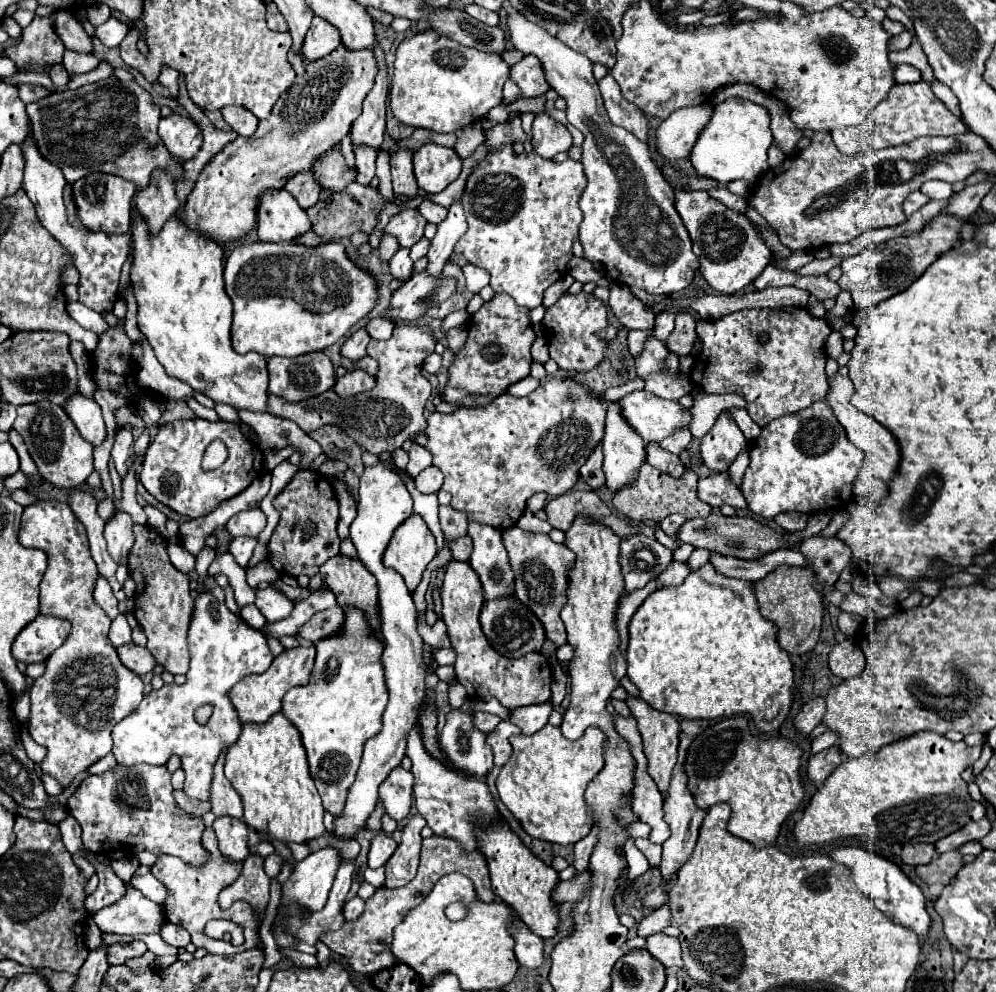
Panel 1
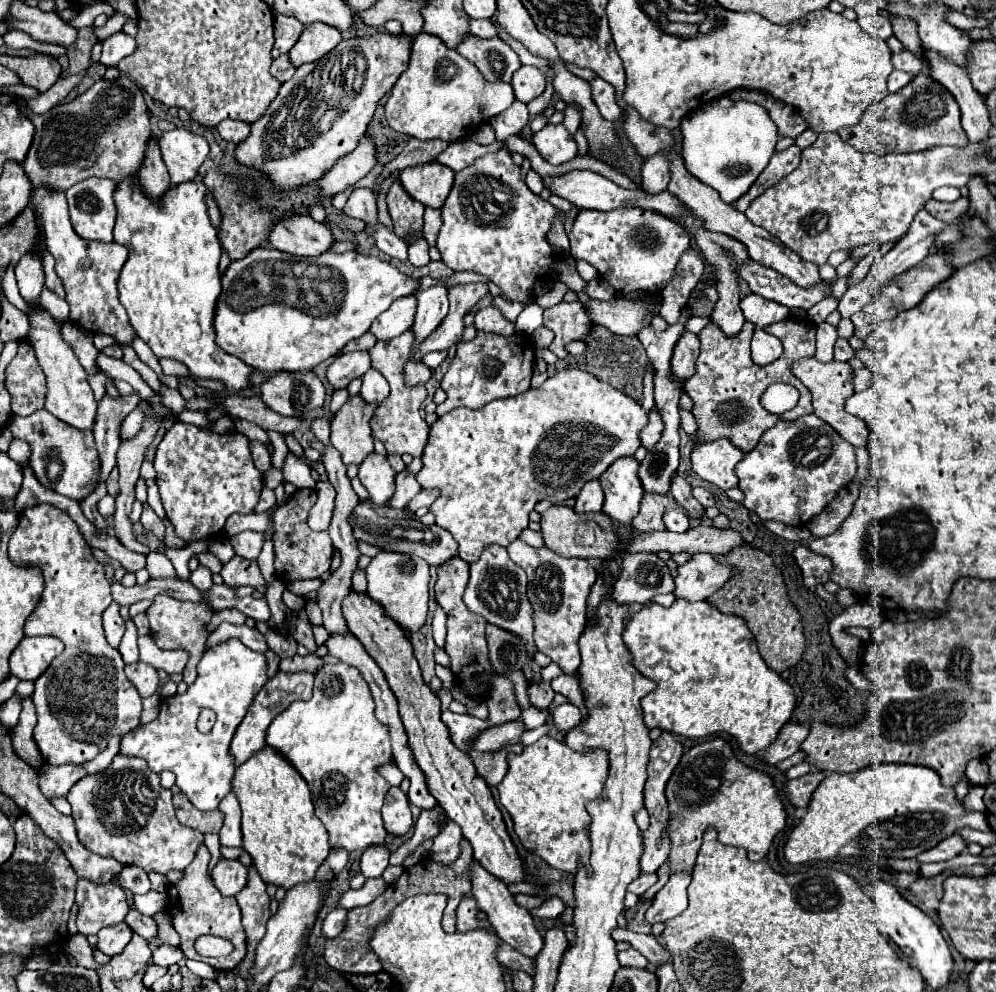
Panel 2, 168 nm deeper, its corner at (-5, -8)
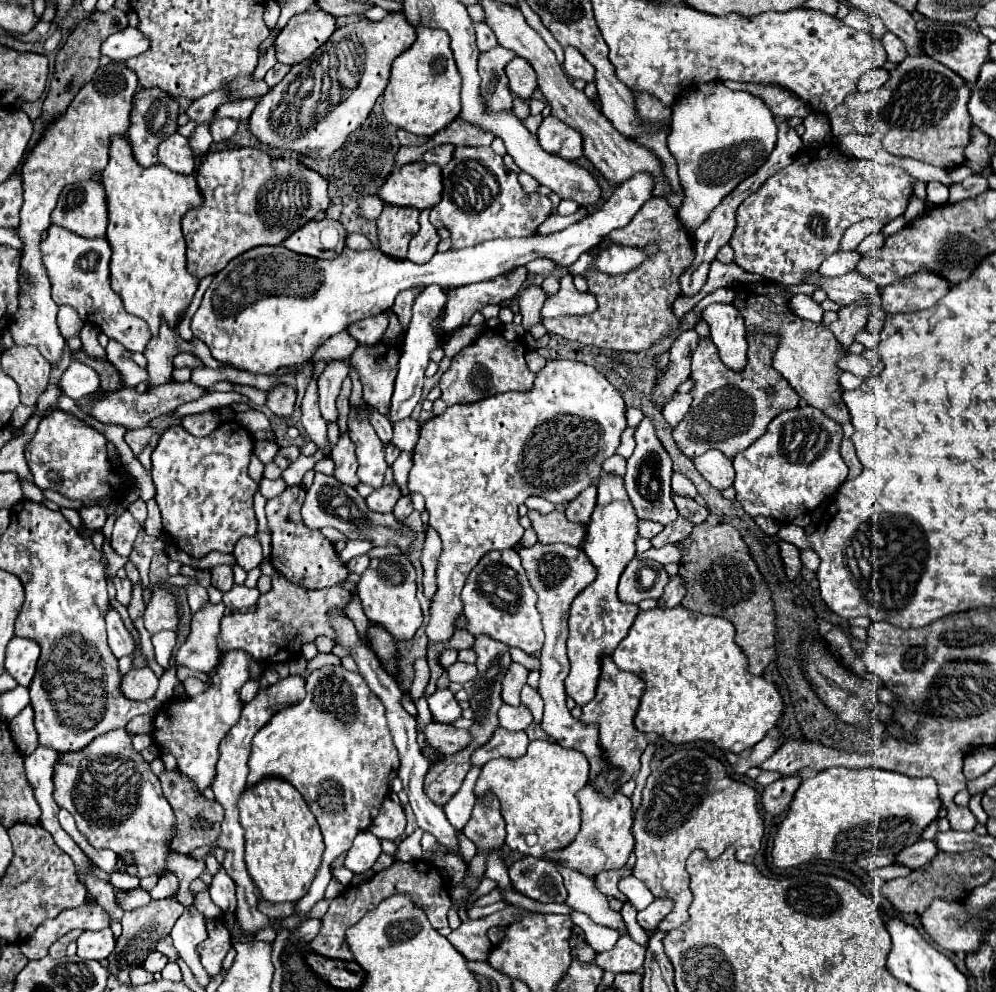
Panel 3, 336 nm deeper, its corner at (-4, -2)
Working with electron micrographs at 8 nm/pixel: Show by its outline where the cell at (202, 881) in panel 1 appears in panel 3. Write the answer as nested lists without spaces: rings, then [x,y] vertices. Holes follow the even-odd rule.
[[[213,917],[213,919],[205,919],[207,925],[207,933],[209,937],[197,945],[197,953],[201,957],[203,967],[207,969],[209,975],[217,975],[221,971],[221,963],[227,957],[231,945],[231,935],[225,927],[223,917]]]

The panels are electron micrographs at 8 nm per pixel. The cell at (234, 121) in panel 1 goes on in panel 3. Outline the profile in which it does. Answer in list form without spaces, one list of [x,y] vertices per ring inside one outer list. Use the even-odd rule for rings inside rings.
[[[217,119],[217,121],[213,121],[213,125],[211,125],[211,137],[213,137],[213,141],[227,141],[235,131],[237,131],[237,127],[239,127],[239,121],[237,119]]]

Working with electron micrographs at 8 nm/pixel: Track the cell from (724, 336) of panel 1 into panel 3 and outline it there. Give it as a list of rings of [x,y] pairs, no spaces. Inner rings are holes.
[[[747,333],[747,343],[747,365],[741,371],[733,371],[719,359],[711,337],[699,339],[691,365],[691,379],[695,381],[691,389],[693,403],[683,421],[673,429],[673,439],[687,457],[693,459],[709,449],[719,449],[733,459],[739,451],[747,449],[765,433],[773,417],[777,417],[781,411],[799,407],[801,397],[797,391],[787,383],[787,379],[781,377],[779,371],[771,367],[779,337],[771,337],[769,333]],[[769,387],[777,387],[777,393],[767,395]]]

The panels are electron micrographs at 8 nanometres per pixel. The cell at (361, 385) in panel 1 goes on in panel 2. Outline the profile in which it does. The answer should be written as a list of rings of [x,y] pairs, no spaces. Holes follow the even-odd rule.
[[[360,395],[348,399],[332,419],[332,445],[340,451],[344,465],[360,465],[362,459],[374,451],[370,419],[376,405],[368,405]]]

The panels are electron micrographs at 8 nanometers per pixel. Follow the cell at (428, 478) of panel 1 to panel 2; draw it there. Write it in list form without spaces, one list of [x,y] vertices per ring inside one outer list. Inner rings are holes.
[[[420,491],[410,503],[408,503],[408,509],[414,511],[414,509],[420,509],[420,507],[430,507],[436,499],[436,491]]]

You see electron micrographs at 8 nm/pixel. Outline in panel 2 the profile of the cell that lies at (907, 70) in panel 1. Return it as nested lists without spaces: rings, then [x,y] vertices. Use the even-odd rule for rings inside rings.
[[[892,71],[890,73],[890,77],[888,77],[888,91],[890,93],[894,93],[894,91],[900,91],[906,83],[910,83],[910,79],[912,79],[914,75],[910,75],[910,73],[904,73],[904,71]]]

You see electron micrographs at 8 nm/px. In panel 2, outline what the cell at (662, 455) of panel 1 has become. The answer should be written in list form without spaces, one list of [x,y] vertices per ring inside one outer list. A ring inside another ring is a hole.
[[[674,475],[672,479],[672,487],[670,487],[670,495],[676,499],[676,503],[680,507],[684,507],[684,511],[688,513],[690,519],[702,519],[704,517],[704,509],[700,507],[700,503],[696,503],[696,499],[692,497],[692,487],[686,479],[682,479],[680,475]]]

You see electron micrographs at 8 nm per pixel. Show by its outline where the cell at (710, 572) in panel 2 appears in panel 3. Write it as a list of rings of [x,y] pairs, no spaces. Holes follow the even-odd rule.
[[[673,575],[665,587],[663,597],[659,599],[659,607],[677,607],[683,601],[685,593],[687,593],[687,587],[683,585],[683,577]]]

